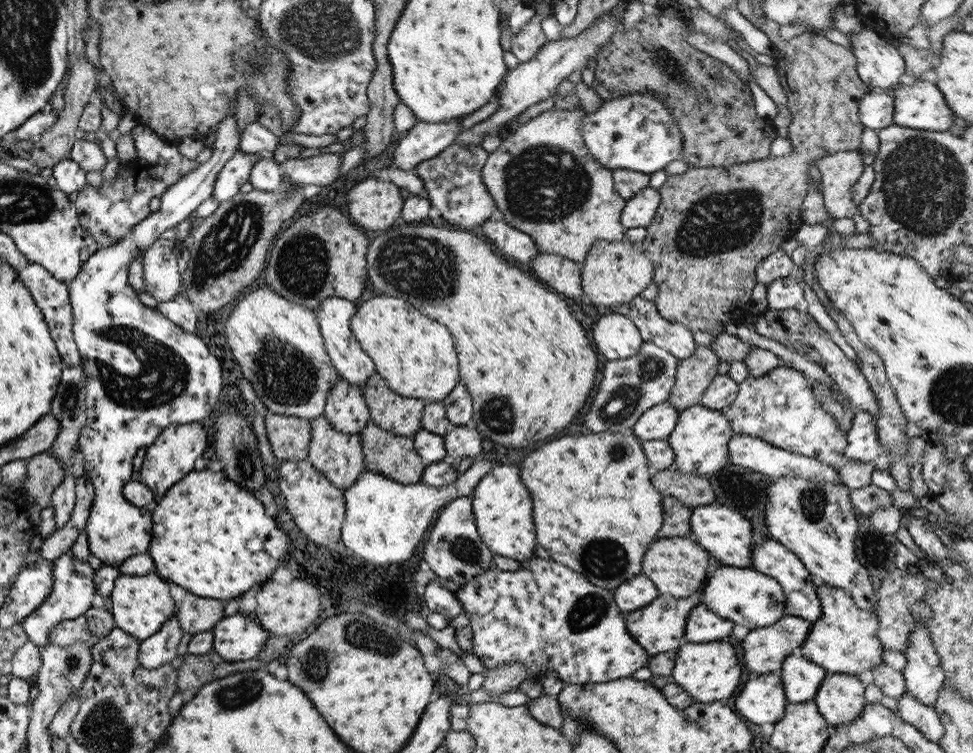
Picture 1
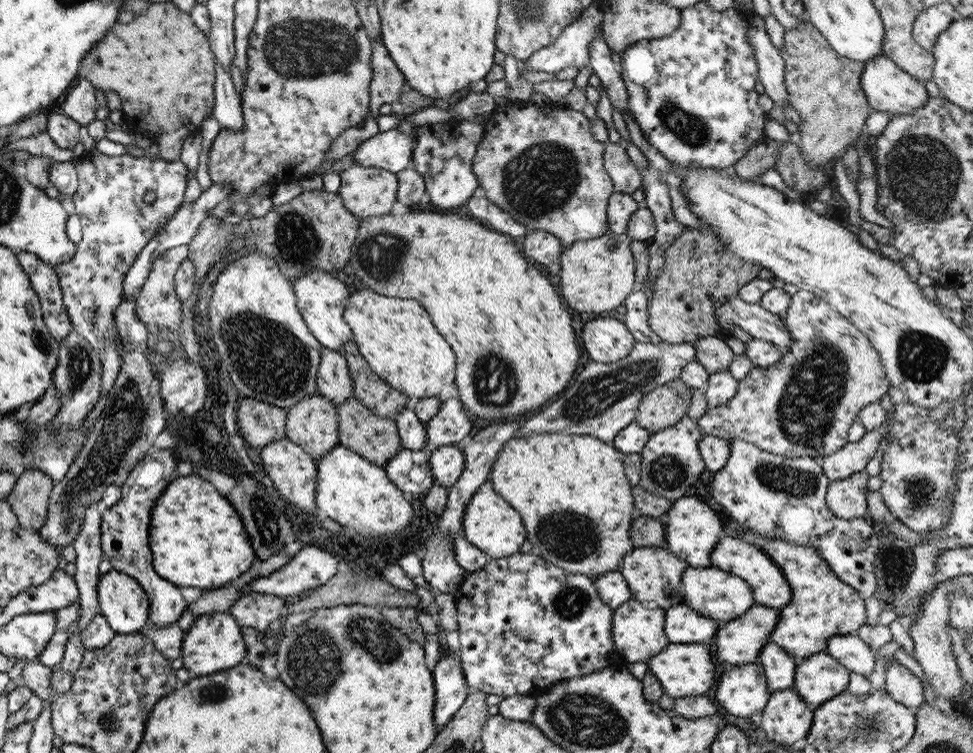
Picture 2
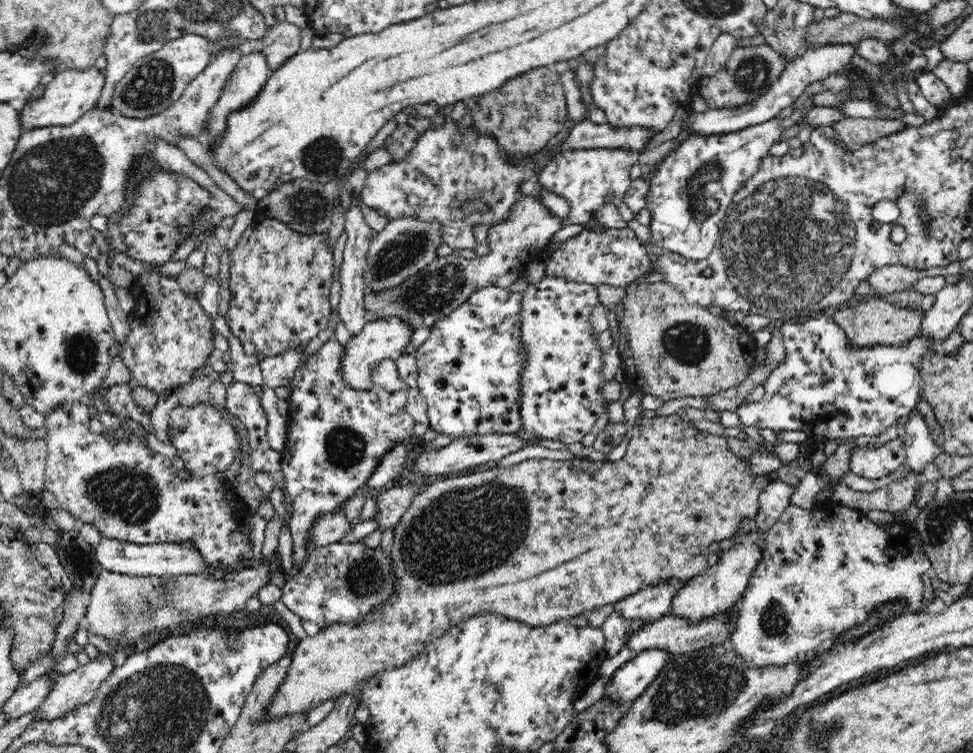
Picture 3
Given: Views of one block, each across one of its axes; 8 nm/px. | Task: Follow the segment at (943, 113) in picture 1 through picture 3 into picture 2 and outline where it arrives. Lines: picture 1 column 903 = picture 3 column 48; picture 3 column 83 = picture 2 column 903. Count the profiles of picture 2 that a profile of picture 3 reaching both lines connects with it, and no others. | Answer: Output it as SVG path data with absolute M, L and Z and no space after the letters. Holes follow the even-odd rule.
M879 54L877 58L873 58L864 65L859 84L871 111L887 112L889 117L899 116L899 114L909 116L913 110L919 110L921 106L925 106L925 102L930 98L923 82L900 70L891 58L883 54Z

